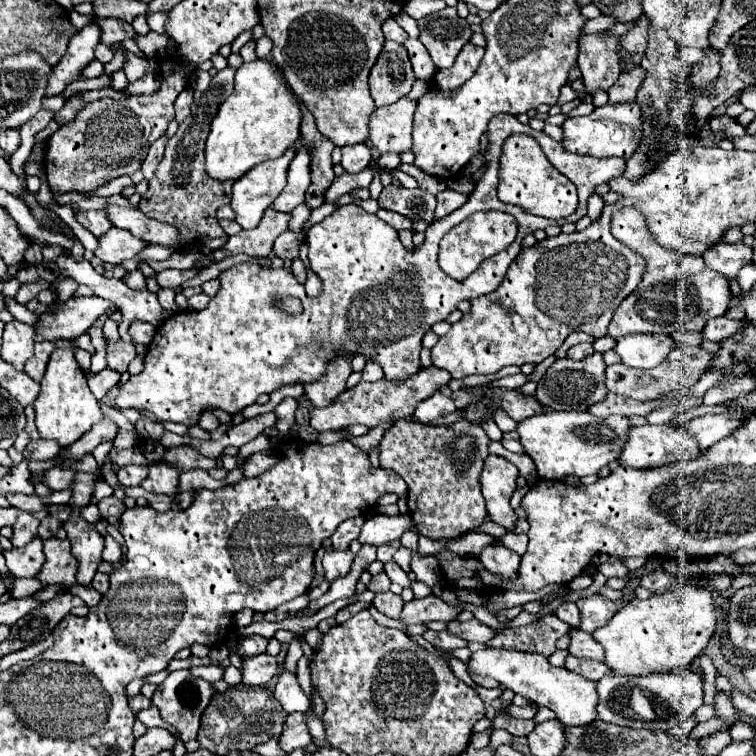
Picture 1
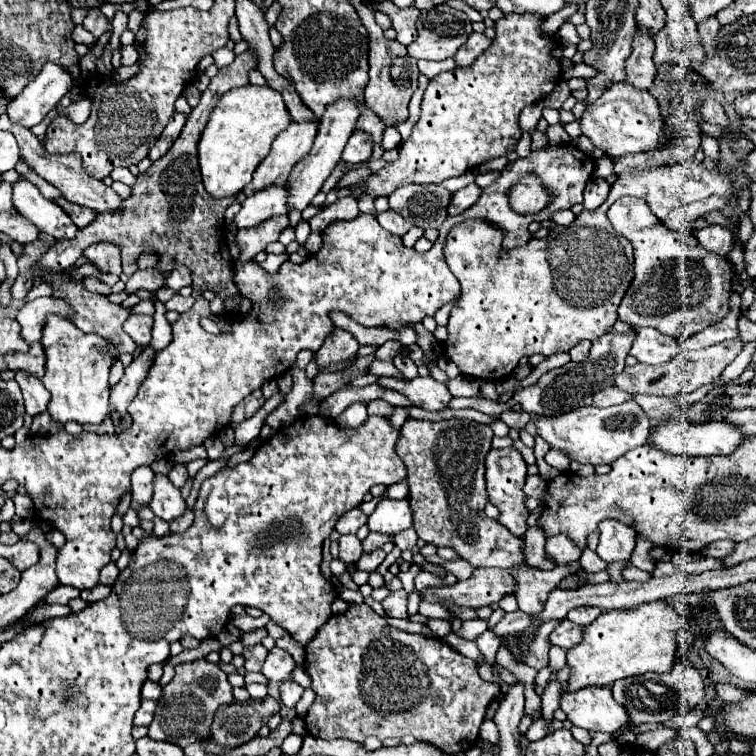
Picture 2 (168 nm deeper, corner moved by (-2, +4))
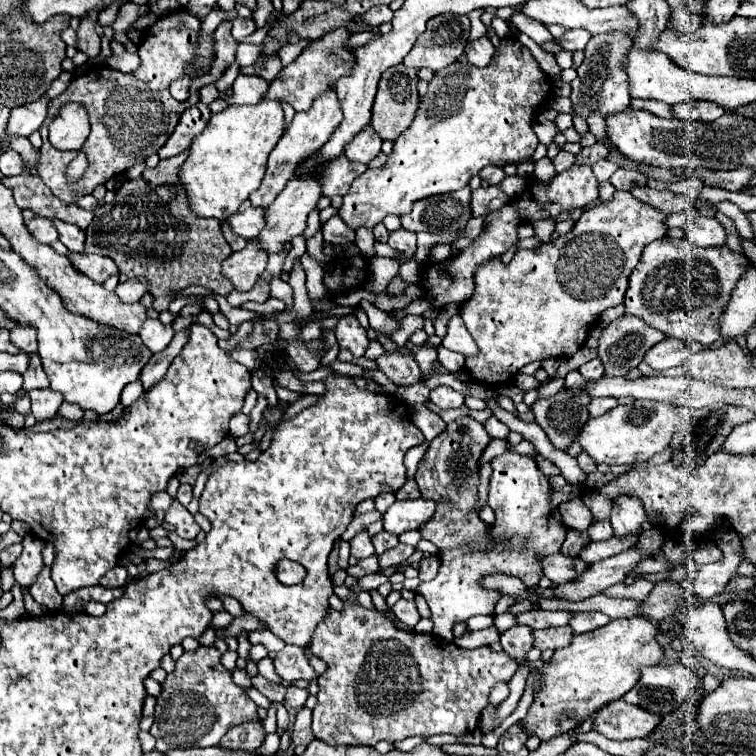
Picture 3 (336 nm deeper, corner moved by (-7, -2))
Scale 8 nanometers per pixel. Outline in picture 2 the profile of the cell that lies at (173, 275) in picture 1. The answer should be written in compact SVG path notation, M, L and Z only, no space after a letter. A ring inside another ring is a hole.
M142 269L136 271L128 281L126 281L126 291L134 293L136 289L148 289L148 291L156 291L156 275L160 271L158 269Z

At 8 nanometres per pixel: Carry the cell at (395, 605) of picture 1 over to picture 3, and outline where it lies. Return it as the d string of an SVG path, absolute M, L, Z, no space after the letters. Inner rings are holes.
M399 599L395 605L393 605L393 613L399 621L403 621L405 625L409 627L415 627L419 623L419 613L417 613L417 607L413 601L405 601L405 599Z

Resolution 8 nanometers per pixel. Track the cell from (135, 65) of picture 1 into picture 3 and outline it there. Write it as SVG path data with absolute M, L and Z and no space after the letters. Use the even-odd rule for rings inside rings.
M123 53L123 55L109 55L105 59L107 67L117 69L121 73L133 73L139 67L139 55L135 53Z

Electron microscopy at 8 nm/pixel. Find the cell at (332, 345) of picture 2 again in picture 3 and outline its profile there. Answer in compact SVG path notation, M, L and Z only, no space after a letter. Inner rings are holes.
M355 315L341 317L337 327L335 327L335 335L337 335L339 347L349 349L355 357L365 355L365 351L369 347L369 337L367 337L367 331L361 327L361 323L357 321Z

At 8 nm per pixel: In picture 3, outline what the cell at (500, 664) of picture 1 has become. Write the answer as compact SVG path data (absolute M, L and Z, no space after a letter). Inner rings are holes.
M623 699L609 703L603 707L603 711L599 711L599 715L595 715L595 729L607 739L615 741L645 739L659 723L661 715L651 715L651 711L629 705Z

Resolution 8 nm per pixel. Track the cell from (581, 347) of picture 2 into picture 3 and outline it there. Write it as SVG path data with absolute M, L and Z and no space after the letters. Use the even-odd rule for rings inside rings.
M593 359L593 361L585 363L585 365L581 365L579 367L579 373L583 377L587 377L587 379L601 379L605 375L605 369L603 369L601 359Z

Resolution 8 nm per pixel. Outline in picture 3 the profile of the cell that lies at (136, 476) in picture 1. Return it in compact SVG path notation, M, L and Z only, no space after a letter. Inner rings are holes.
M159 491L157 495L151 497L151 509L153 511L167 511L167 507L171 507L175 499L167 493L167 491Z

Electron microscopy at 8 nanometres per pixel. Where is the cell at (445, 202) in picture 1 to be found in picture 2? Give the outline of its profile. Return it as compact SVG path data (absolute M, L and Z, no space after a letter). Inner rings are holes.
M472 183L472 185L468 185L468 187L464 187L464 189L456 191L456 193L452 193L452 201L448 205L448 213L450 215L458 215L464 209L468 209L470 205L474 205L476 199L480 197L480 191L482 189L476 183Z

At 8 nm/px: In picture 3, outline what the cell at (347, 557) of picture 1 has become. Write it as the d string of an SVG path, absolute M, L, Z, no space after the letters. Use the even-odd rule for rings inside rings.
M367 531L355 535L355 539L351 539L351 555L357 557L357 559L365 559L365 557L371 557L375 553L373 549L373 543L371 543L371 537Z

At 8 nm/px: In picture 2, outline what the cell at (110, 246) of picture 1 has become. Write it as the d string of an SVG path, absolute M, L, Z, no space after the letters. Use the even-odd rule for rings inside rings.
M98 241L98 243L90 245L90 247L86 247L84 257L88 259L88 263L96 265L102 273L122 275L122 263L120 263L118 245L110 243L110 241Z

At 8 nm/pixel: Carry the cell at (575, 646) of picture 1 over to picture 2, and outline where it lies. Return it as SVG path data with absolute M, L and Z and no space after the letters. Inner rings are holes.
M564 619L564 621L550 633L550 641L552 641L552 645L570 649L570 647L578 645L578 641L582 641L582 633L584 633L584 627L582 627L582 625L574 625L570 619Z

